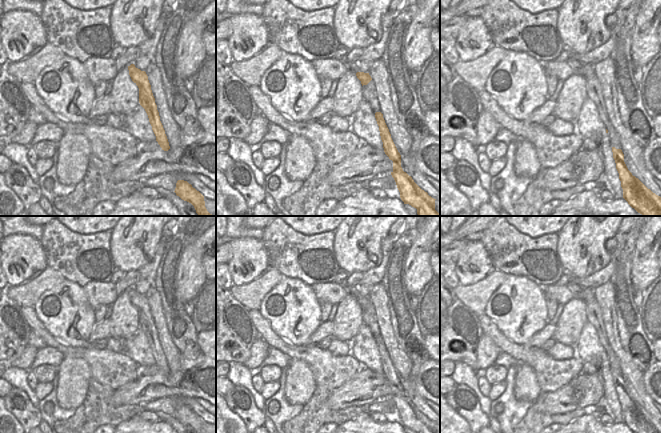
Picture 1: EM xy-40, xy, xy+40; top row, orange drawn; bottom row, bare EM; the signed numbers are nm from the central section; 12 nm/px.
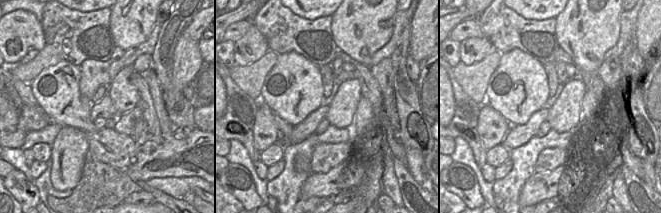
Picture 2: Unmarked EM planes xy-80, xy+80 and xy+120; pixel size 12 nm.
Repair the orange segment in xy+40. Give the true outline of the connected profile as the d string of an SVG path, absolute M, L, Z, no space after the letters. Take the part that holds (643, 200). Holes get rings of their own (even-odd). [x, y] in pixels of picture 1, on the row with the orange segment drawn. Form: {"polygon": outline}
{"polygon": "M612 147L612 152L623 189L623 198L643 216L661 216L661 197L632 175L624 162L621 149Z"}

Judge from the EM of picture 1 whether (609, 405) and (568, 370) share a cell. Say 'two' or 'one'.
two

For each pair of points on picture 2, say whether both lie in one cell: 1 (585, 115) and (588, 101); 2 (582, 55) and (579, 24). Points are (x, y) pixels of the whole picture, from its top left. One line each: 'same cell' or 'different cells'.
1: same cell
2: same cell

